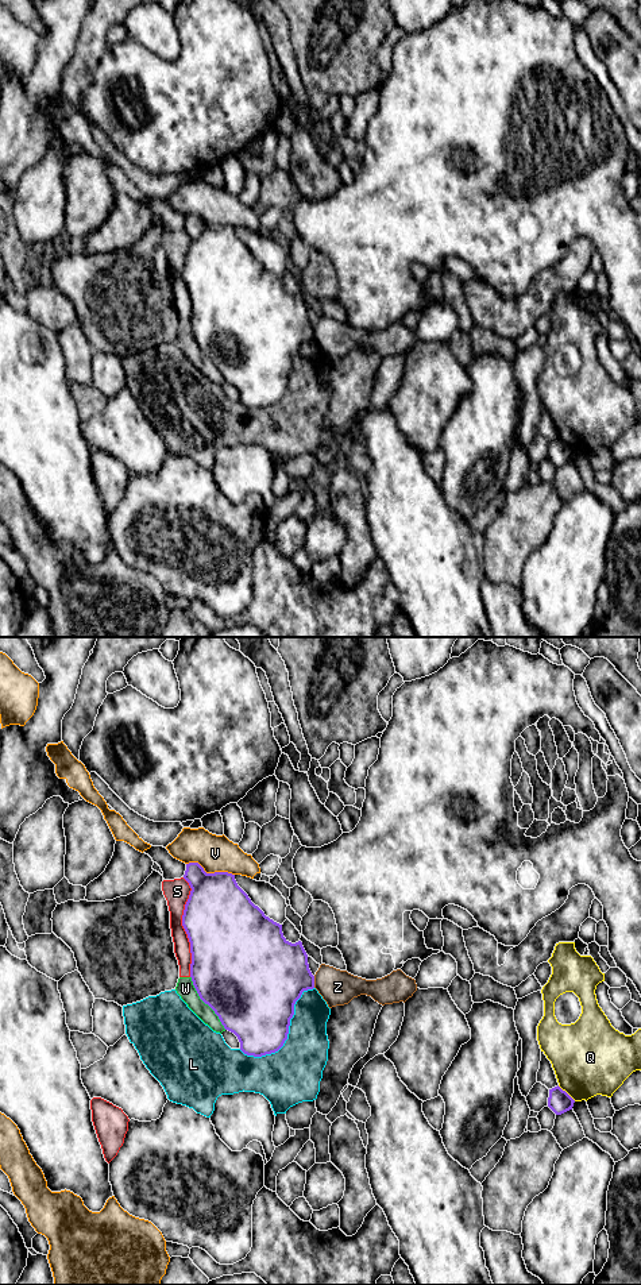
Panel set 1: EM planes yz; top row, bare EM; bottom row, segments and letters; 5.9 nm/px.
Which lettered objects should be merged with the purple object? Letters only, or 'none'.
none

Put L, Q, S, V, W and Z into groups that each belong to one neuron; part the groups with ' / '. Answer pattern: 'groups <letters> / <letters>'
groups L / Q / S / V / W / Z

